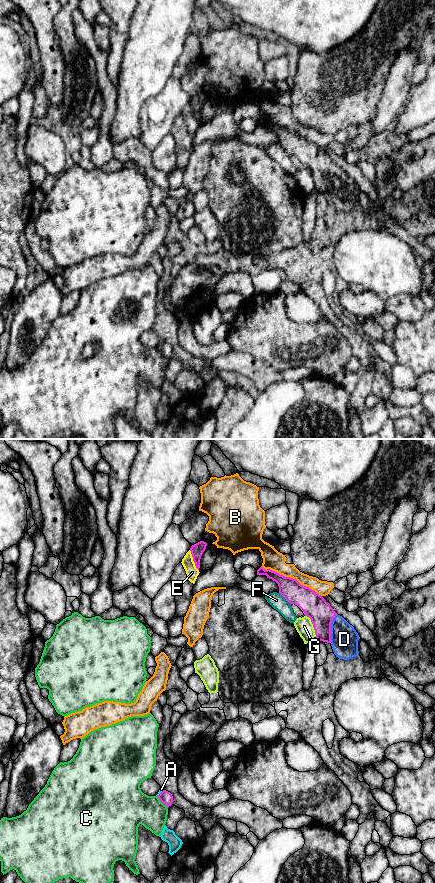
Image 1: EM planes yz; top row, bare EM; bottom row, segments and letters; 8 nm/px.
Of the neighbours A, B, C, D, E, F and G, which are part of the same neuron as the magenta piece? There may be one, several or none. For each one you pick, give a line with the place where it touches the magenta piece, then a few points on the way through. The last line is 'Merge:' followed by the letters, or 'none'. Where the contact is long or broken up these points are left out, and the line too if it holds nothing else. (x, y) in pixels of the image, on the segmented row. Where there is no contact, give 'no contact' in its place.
D: contact yz (330, 628); way yz (313, 605), (321, 613), (330, 628), (344, 639)
Merge: D

